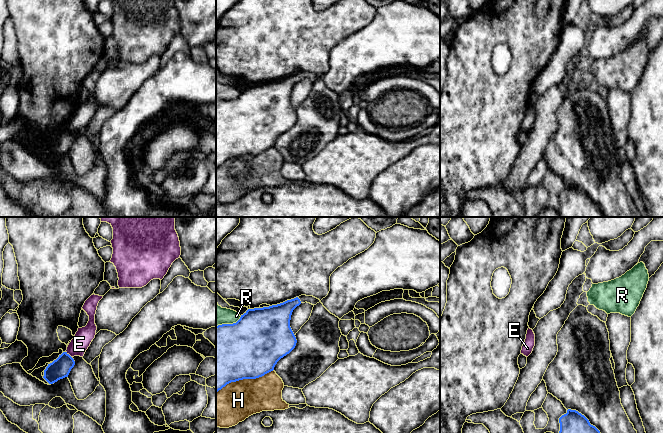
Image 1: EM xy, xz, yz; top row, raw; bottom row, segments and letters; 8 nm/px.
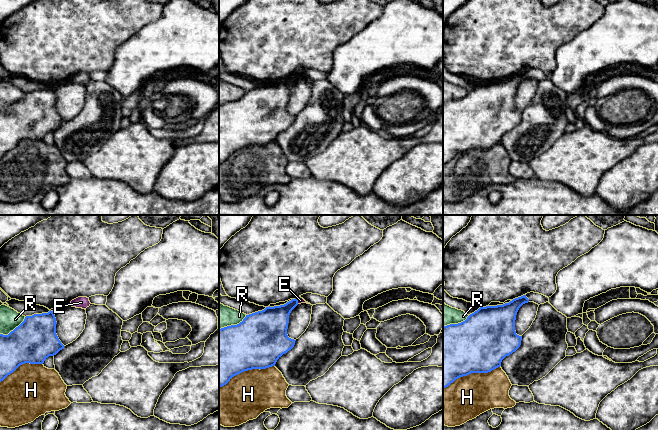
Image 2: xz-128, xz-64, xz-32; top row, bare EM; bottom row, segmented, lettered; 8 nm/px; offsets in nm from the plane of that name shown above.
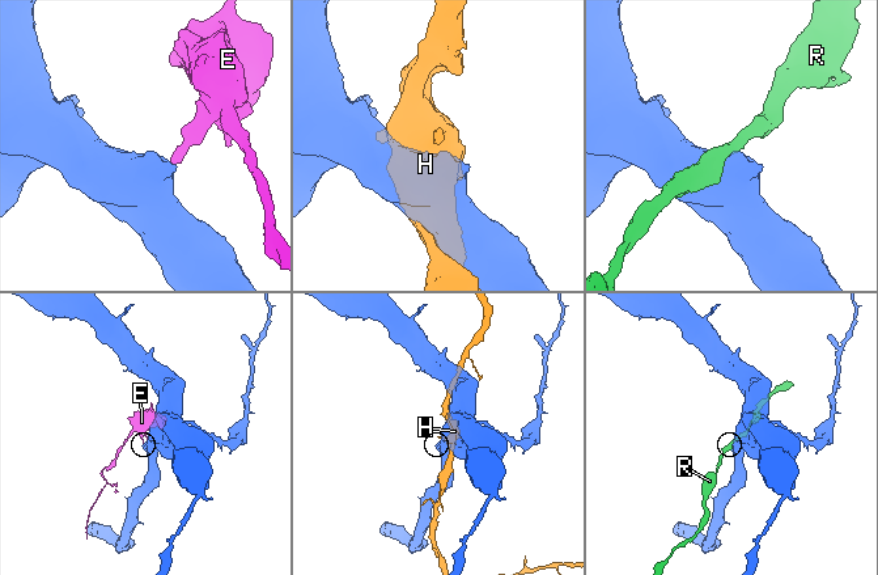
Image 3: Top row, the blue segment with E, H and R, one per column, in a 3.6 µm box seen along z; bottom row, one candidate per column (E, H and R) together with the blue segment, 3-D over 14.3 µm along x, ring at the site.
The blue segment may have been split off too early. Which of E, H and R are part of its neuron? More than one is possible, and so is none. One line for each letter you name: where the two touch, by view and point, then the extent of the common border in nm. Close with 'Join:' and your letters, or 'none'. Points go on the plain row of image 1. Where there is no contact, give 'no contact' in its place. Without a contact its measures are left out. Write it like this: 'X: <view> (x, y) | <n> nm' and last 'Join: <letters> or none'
Join: none

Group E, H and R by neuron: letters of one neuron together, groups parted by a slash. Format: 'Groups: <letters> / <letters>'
Groups: E H / R

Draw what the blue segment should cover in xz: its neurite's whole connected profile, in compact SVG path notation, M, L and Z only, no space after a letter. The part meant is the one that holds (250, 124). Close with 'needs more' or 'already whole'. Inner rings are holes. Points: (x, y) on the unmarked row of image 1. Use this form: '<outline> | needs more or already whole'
M301 71L277 81L248 85L236 99L216 102L216 168L231 158L256 155L274 146L277 138L296 122L297 116L290 103L291 91L297 82L305 78L316 81L321 77L313 72Z | needs more

